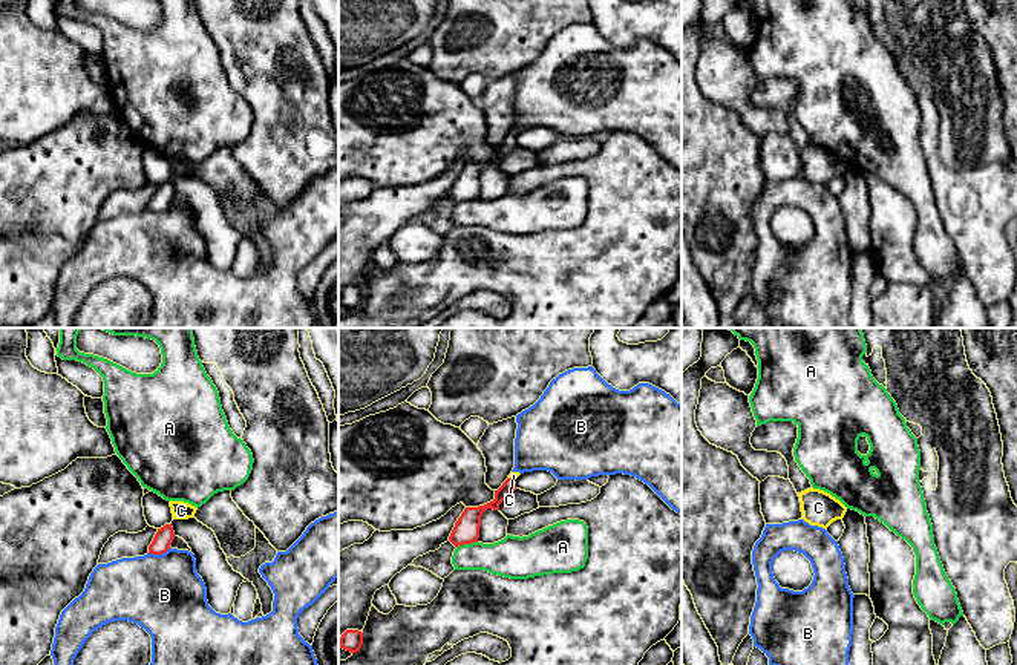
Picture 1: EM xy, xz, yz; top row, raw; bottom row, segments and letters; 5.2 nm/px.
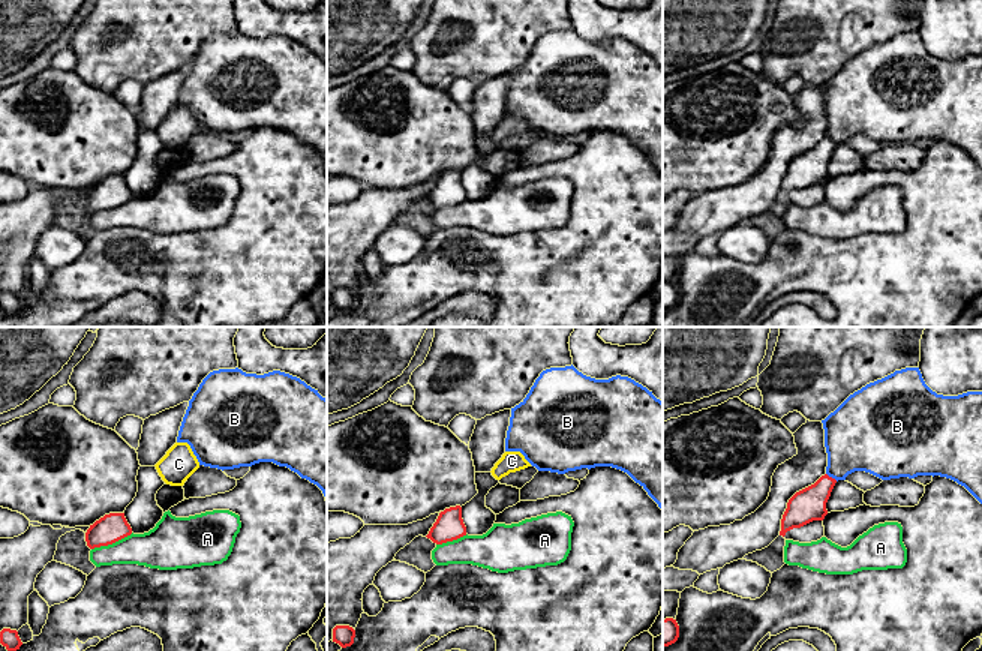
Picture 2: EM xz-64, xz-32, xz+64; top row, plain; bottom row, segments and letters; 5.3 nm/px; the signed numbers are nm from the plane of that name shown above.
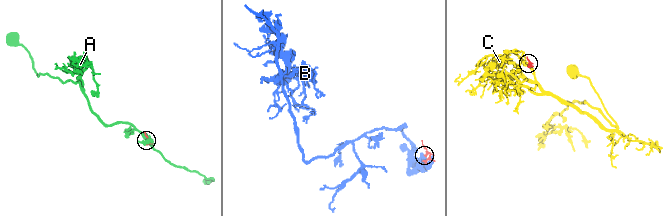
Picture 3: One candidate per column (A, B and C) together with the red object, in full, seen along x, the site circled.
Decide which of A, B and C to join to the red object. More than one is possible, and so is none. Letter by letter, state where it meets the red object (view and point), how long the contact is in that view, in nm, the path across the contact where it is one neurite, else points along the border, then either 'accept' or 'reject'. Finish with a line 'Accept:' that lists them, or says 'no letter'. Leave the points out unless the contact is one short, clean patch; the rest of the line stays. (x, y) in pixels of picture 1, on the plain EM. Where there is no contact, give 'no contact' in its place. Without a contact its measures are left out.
A: meets red in xz at (466, 199); contact 120 nm long; reject
B: meets red in xy at (160, 210); contact 120 nm long; reject
C: meets red in xz at (510, 135); contact 40 nm long; runs through xz (509, 143), (510, 135), (513, 132); accept
Accept: C

